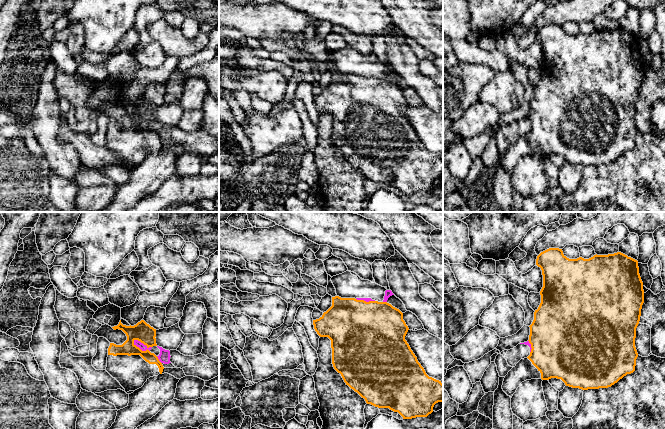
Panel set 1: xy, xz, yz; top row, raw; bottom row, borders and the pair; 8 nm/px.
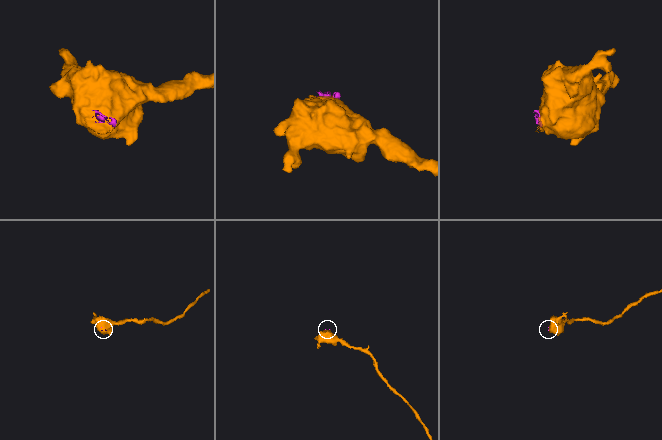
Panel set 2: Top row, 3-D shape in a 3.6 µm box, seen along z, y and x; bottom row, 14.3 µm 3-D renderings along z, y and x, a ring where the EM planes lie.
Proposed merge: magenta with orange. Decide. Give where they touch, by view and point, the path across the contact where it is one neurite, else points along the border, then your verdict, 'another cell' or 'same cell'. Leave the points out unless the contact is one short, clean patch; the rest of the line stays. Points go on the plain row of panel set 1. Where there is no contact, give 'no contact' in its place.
xy (142, 119) | along xy (133, 116), (139, 116), (148, 123), (151, 123) | another cell

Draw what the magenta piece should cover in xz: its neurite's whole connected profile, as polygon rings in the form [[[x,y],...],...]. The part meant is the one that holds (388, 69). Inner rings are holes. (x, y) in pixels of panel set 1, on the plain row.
[[[351,47],[333,52],[331,57],[337,72],[341,74],[355,74],[366,78],[387,78],[388,74],[394,71],[391,66],[369,56],[364,56]]]

